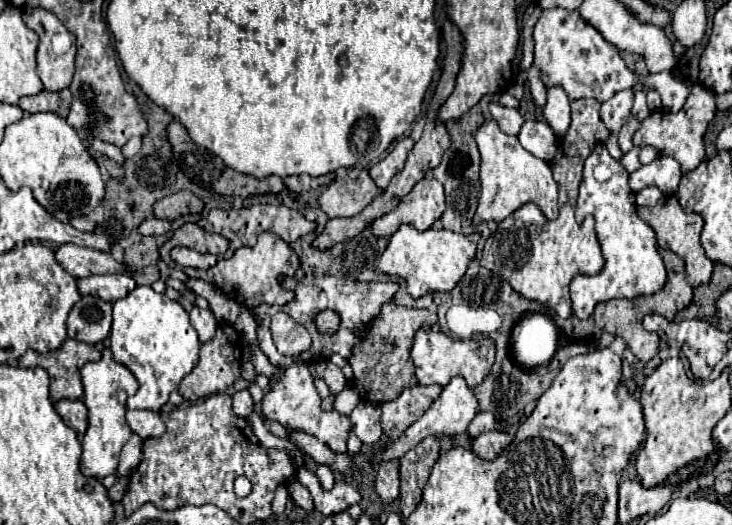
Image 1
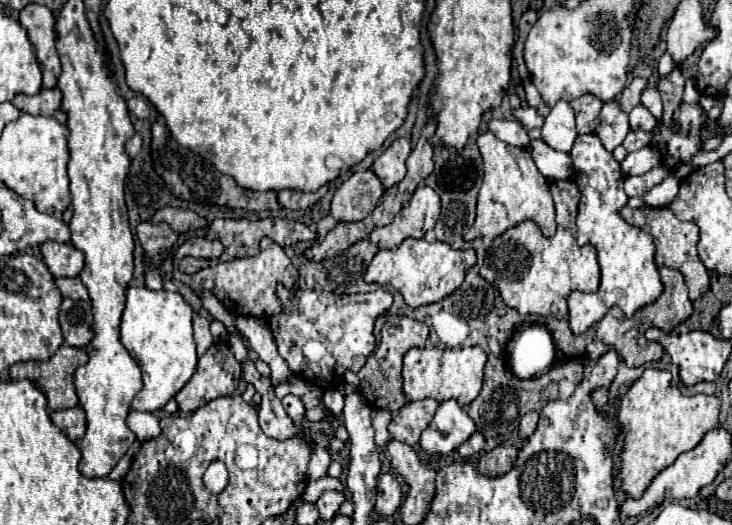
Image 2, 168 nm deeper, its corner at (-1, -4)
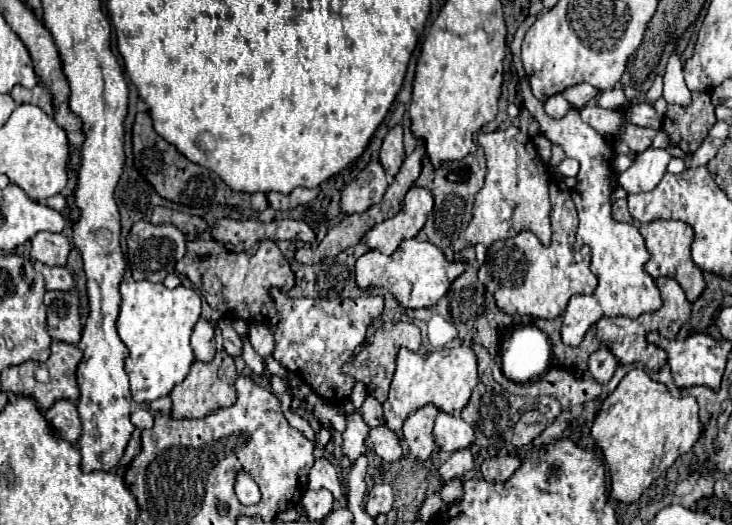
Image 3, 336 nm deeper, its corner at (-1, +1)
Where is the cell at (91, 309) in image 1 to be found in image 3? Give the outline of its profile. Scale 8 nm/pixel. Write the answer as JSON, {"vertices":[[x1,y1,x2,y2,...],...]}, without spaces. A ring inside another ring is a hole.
{"vertices":[[48,291,44,295,48,307,48,331,56,341,76,345,82,337,80,299,68,291]]}

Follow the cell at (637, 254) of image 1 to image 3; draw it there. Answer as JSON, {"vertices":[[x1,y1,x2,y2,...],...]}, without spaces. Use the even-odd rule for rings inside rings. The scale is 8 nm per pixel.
{"vertices":[[526,78,520,81,520,90,524,97,524,107,540,121,540,133,548,137,552,143,558,143,564,153,580,163,578,183,574,187,574,203,578,213,578,223,574,249,579,251,587,245,592,249,592,273,598,277,598,287,594,295,584,297,570,297,568,307,564,311,564,323,562,323,562,341,566,345,580,345,586,331,602,317,638,317,648,311,656,311,662,305,660,293,656,289,654,279,646,273,644,265,650,259,650,253,644,245,644,239,640,231,630,223,620,223,612,219,612,179,614,179,614,153,610,145,604,141,602,135,598,135,590,125,586,125,580,119,580,113,572,109,564,119,556,121,550,119,544,113,544,107,540,101,536,101]]}

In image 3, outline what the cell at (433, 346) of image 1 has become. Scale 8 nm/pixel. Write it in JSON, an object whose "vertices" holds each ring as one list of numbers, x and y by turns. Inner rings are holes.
{"vertices":[[452,347,442,351,422,351,414,353,408,349,400,349,396,359,396,373,390,385,390,395,384,401,384,417,386,427,402,437,402,421,408,417,410,411,424,407,426,403,434,403,440,411,446,413,460,413,468,403,472,389,478,385,478,359,476,353,466,347]]}

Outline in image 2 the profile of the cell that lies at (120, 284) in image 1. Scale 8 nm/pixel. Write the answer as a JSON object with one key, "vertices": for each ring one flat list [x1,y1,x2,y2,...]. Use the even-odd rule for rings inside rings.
{"vertices":[[76,276,76,278,58,278,54,280,56,282,56,288,60,290,60,294,64,298,72,298,72,300,84,300,88,302,90,296,88,296,88,290,86,286,82,284,82,280]]}

